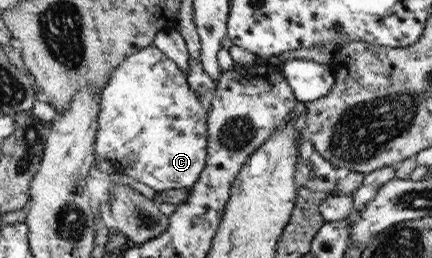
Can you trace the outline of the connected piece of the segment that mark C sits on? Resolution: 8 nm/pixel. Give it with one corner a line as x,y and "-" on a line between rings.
146,46
142,49
134,50
131,54
128,54
112,72
111,77
102,88
100,92
100,114
98,114
98,130
96,130
96,142
94,142
95,155
102,155
106,159
110,159
115,169
120,169
124,175
132,177
134,181
140,181
145,183
148,187
152,187
156,192
164,191
166,189
180,189
181,187
190,188
200,174
206,167
206,158
208,157
208,134
207,134
207,119
208,115
206,109
202,108
200,100
196,92
189,87
186,74
180,71
178,65
172,61
169,57
164,55
156,46

